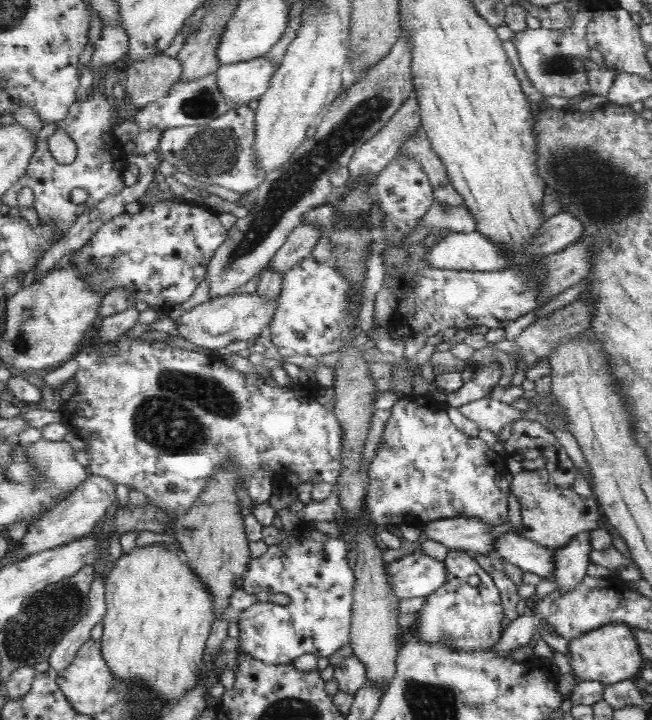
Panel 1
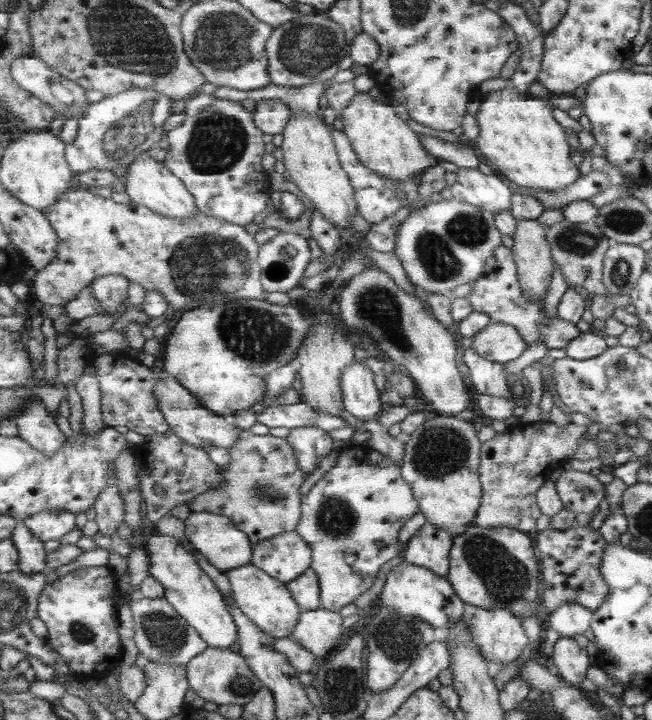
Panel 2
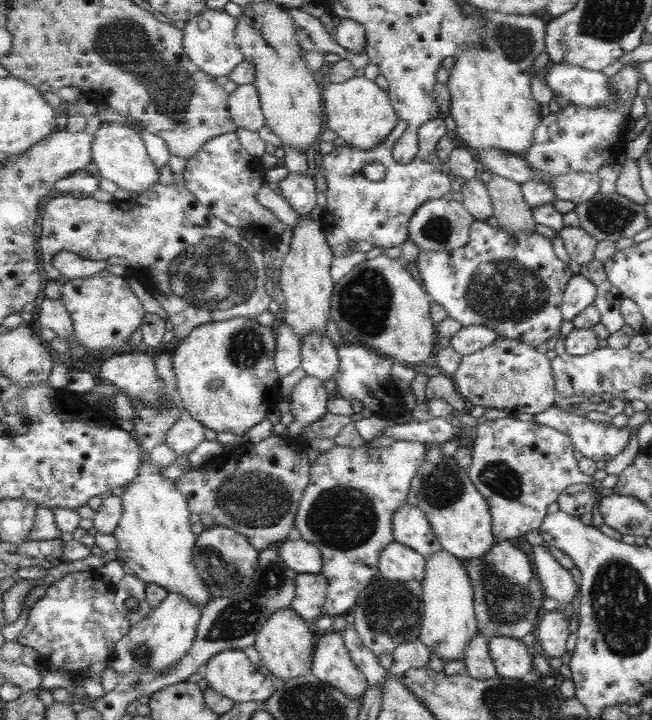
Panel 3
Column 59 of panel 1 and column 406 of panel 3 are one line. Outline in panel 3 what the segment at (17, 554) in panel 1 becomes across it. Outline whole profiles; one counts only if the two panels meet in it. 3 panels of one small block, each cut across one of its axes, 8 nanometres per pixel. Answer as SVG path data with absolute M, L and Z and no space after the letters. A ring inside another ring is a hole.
M407 503L401 506L393 520L393 532L397 542L413 548L426 558L444 550L433 532L432 522L429 522L425 511L418 505Z

